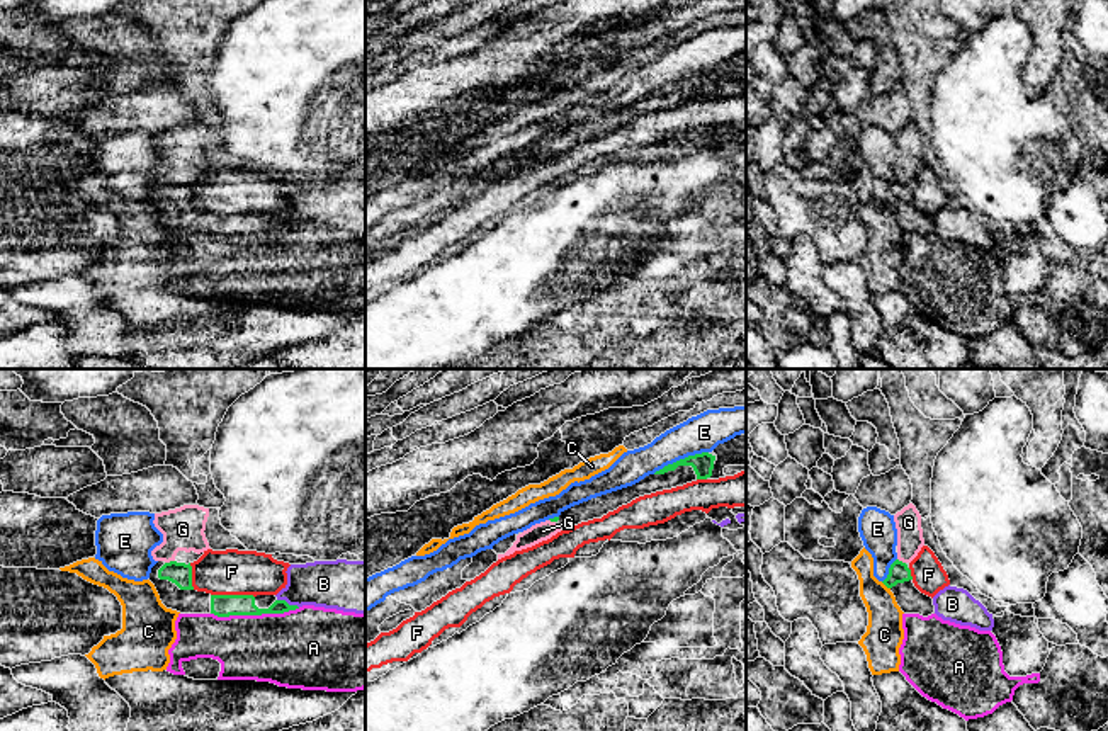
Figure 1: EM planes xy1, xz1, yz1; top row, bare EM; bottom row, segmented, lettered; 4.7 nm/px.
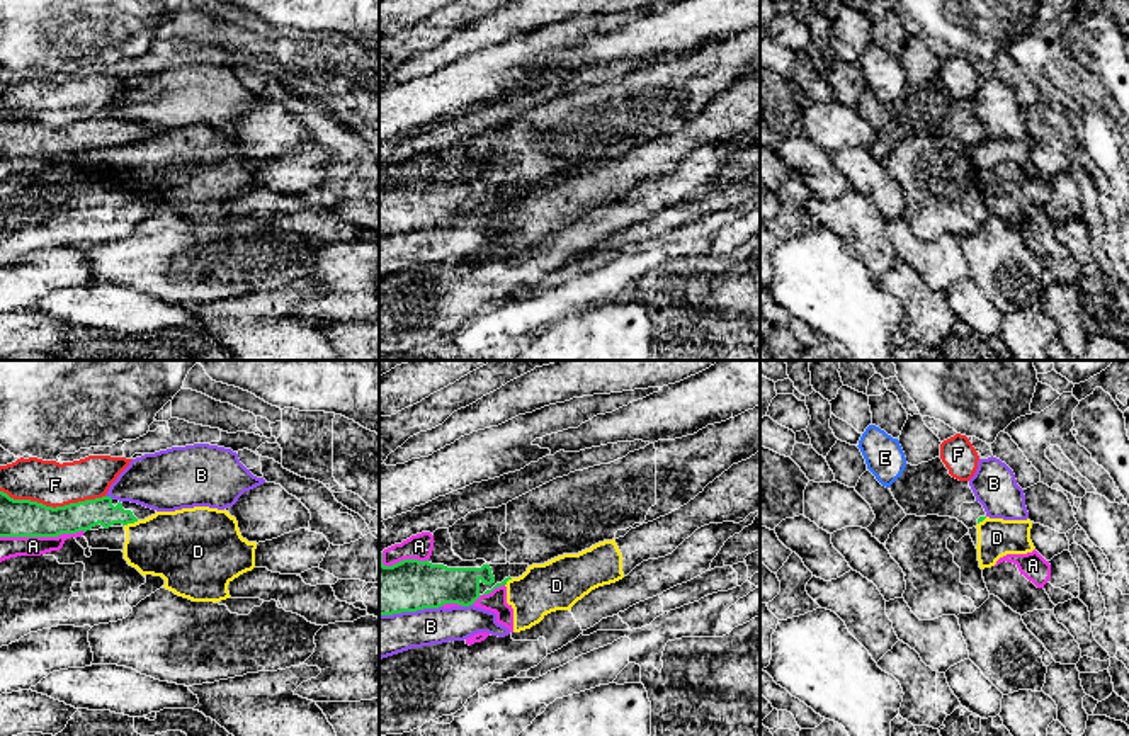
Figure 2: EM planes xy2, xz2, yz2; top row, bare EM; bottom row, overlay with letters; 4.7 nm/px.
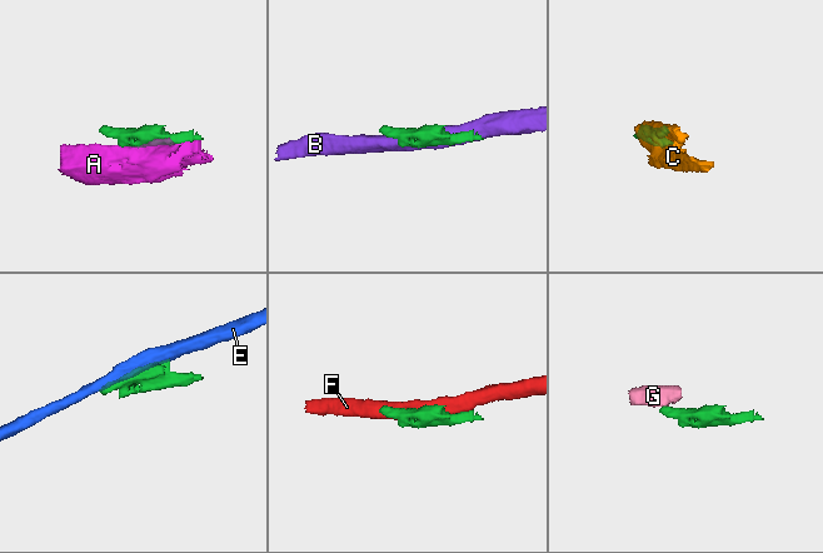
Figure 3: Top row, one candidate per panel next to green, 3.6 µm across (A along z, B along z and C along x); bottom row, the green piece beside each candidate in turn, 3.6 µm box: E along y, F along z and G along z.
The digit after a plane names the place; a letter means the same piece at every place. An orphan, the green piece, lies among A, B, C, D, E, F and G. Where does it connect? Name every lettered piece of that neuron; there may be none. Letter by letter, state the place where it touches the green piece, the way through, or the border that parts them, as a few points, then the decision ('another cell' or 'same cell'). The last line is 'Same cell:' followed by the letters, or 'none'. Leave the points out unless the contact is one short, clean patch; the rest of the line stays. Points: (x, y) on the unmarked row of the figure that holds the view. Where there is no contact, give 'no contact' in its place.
A: xy1 (255, 233) | another cell
B: xz2 (410, 230) | another cell
C: yz1 (886, 204) | another cell
D: xy2 (131, 141) | along xy2 (138, 140), (124, 145) | another cell
E: xz1 (680, 79) | another cell
F: xy2 (51, 126) | another cell
G: xy1 (170, 181) | along xy1 (174, 179), (165, 182) | another cell
Same cell: none

